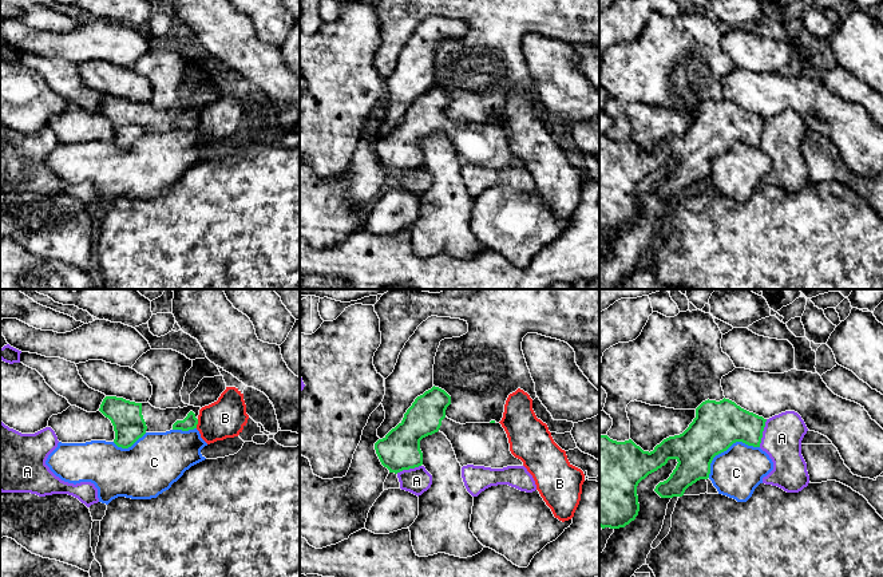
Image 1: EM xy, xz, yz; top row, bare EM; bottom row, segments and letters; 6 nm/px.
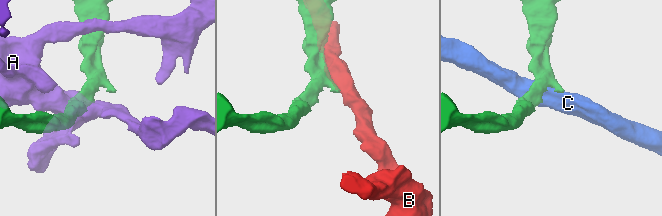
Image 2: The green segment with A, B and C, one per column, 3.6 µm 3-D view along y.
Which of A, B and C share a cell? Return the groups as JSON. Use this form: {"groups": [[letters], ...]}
{"groups": [["A"], ["B"], ["C"]]}

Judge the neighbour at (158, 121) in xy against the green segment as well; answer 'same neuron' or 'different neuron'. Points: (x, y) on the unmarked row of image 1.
same neuron

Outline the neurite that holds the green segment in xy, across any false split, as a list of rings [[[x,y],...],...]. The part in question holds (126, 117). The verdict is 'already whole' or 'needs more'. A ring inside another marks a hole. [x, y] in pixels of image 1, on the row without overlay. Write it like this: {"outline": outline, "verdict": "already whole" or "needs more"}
{"outline": [[[106,96],[99,111],[111,120],[114,143],[128,149],[146,133],[197,129],[201,107],[155,108],[150,103],[135,103],[116,96]]], "verdict": "needs more"}

